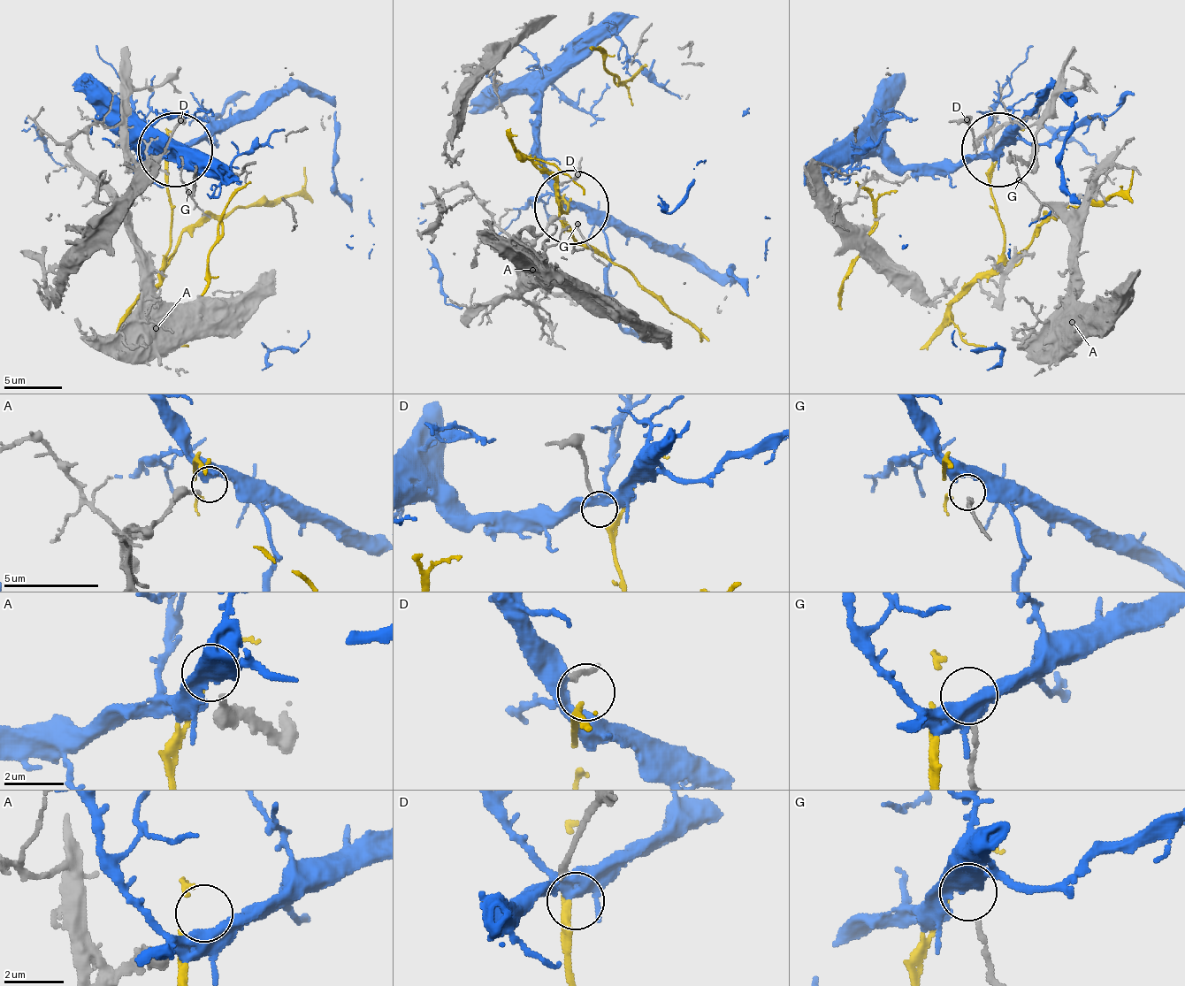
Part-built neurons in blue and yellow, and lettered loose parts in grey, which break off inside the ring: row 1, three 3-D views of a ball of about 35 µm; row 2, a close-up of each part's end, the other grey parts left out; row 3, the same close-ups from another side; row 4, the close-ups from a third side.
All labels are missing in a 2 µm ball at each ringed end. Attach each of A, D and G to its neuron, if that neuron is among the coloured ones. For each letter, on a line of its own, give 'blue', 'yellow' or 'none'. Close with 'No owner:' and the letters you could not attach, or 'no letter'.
A: none
D: yellow
G: blue
No owner: A

